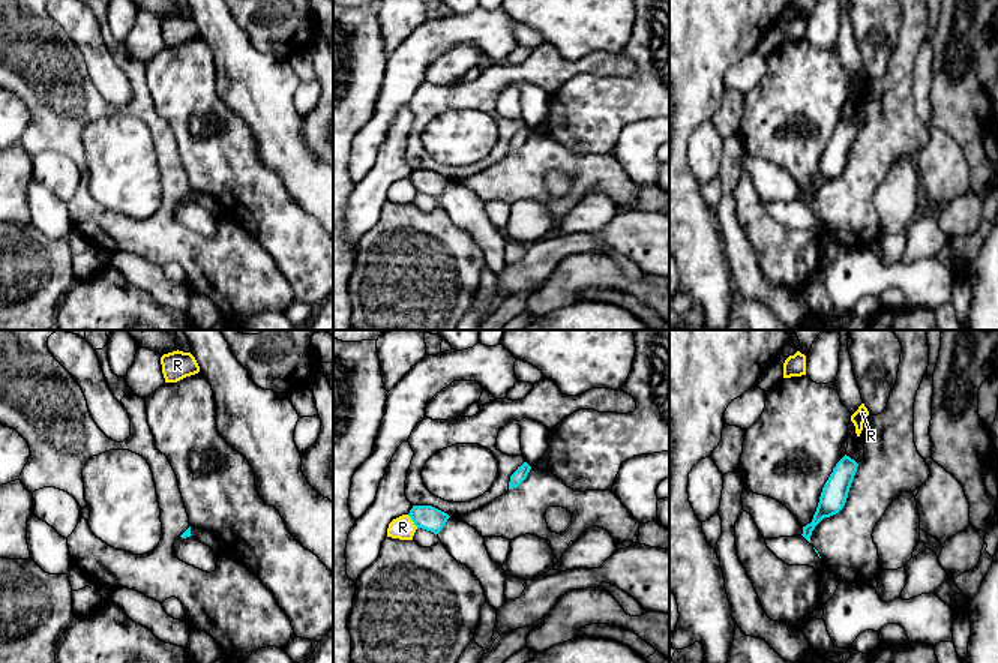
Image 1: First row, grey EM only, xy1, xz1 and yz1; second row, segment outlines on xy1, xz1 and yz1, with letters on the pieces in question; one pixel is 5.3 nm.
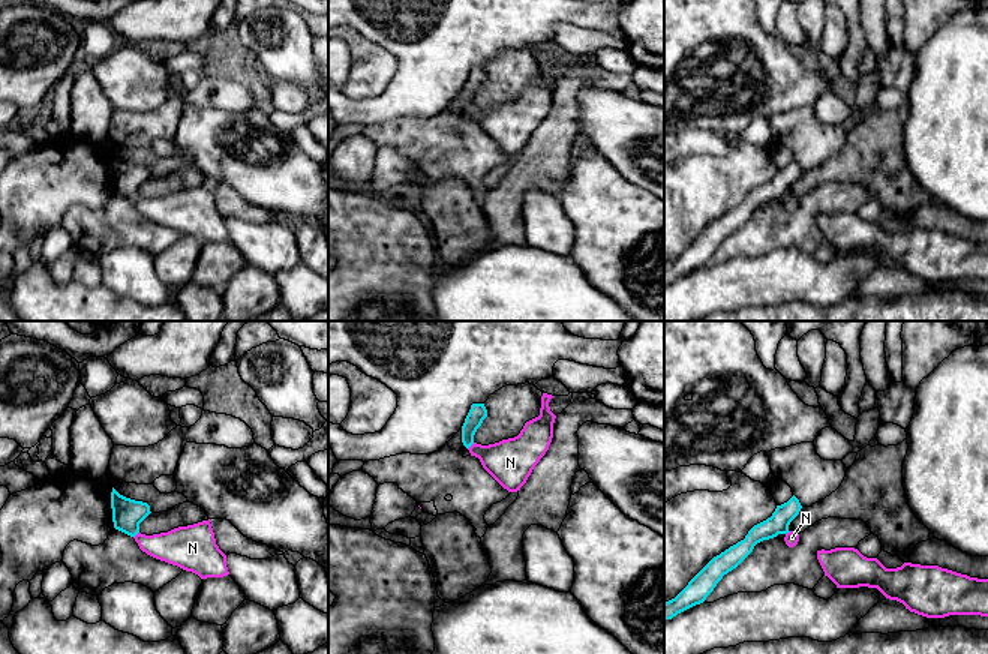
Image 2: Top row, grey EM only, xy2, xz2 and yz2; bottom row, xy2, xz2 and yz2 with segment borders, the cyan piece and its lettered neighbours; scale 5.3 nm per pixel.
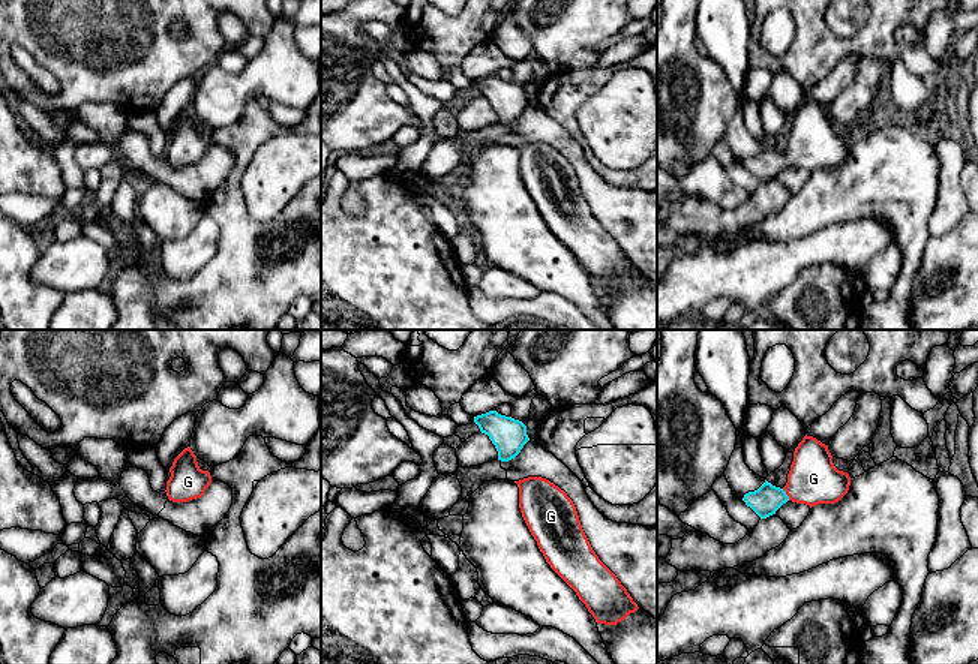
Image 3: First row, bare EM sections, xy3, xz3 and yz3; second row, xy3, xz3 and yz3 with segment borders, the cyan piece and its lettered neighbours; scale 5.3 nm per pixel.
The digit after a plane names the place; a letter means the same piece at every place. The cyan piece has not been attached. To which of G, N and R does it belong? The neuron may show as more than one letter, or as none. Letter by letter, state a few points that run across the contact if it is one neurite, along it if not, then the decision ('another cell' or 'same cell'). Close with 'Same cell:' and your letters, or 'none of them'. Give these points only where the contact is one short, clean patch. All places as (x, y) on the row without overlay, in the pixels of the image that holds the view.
G: yz3 (767, 164), (786, 159), (813, 143) | same cell
N: xz2 (474, 107), (468, 113) | another cell
R: another cell
Same cell: G

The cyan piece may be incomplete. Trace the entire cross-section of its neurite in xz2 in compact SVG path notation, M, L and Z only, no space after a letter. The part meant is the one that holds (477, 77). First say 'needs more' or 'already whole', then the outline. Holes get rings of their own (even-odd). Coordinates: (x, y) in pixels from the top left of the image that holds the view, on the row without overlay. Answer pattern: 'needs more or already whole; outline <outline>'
already whole; outline M484 68L471 69L471 74L462 90L462 106L466 112L469 112L474 108L474 99L486 81L487 81L487 74Z

